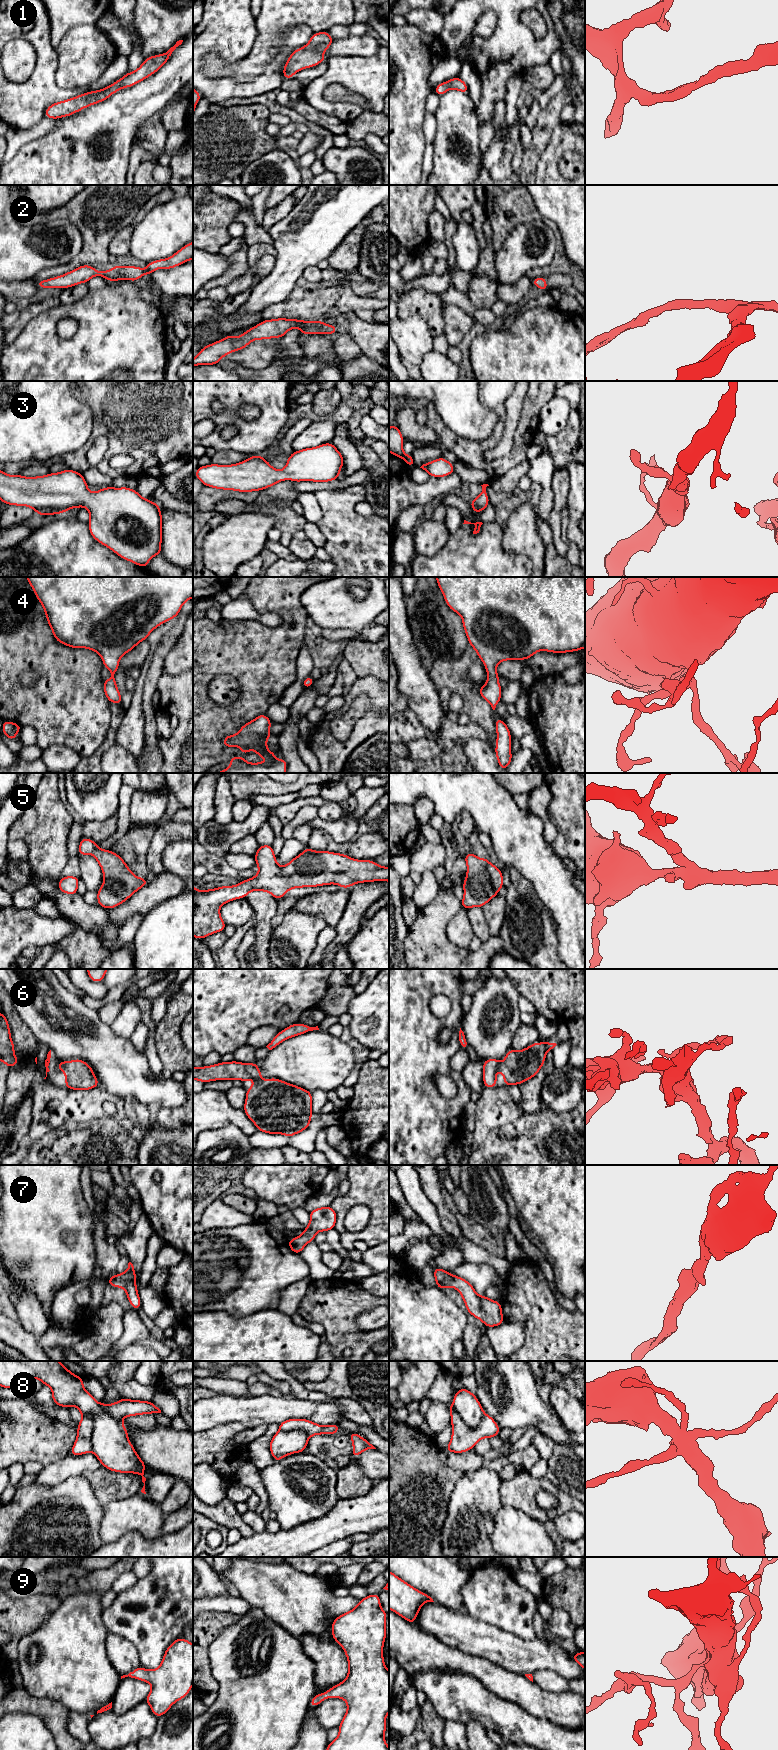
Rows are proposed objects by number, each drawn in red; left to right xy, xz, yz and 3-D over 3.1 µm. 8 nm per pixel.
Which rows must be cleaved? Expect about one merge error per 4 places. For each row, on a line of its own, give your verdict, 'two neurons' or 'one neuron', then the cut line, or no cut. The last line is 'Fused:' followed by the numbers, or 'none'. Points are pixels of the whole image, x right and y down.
1: one neuron | no cut
2: one neuron | no cut
3: one neuron | no cut
4: one neuron | no cut
5: one neuron | no cut
6: one neuron | no cut
7: one neuron | no cut
8: two neurons | yz (453, 1405), (460, 1418), (468, 1426), (477, 1427), (479, 1425)
9: one neuron | no cut
Fused: 8

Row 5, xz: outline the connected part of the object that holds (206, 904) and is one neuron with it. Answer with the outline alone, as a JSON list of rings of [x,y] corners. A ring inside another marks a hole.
[[[260,845],[254,859],[258,874],[237,885],[204,891],[193,886],[193,937],[204,939],[224,931],[226,924],[220,916],[220,906],[246,898],[251,891],[265,891],[278,900],[293,888],[330,884],[350,888],[356,883],[389,882],[389,867],[383,867],[373,860],[357,860],[327,850],[305,848],[300,855],[280,867],[272,845]]]

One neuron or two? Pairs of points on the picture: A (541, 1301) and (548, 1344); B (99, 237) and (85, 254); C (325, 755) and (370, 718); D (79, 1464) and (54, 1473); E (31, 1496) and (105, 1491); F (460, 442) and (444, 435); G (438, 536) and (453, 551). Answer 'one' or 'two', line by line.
A: one
B: one
C: one
D: one
E: two
F: one
G: two

